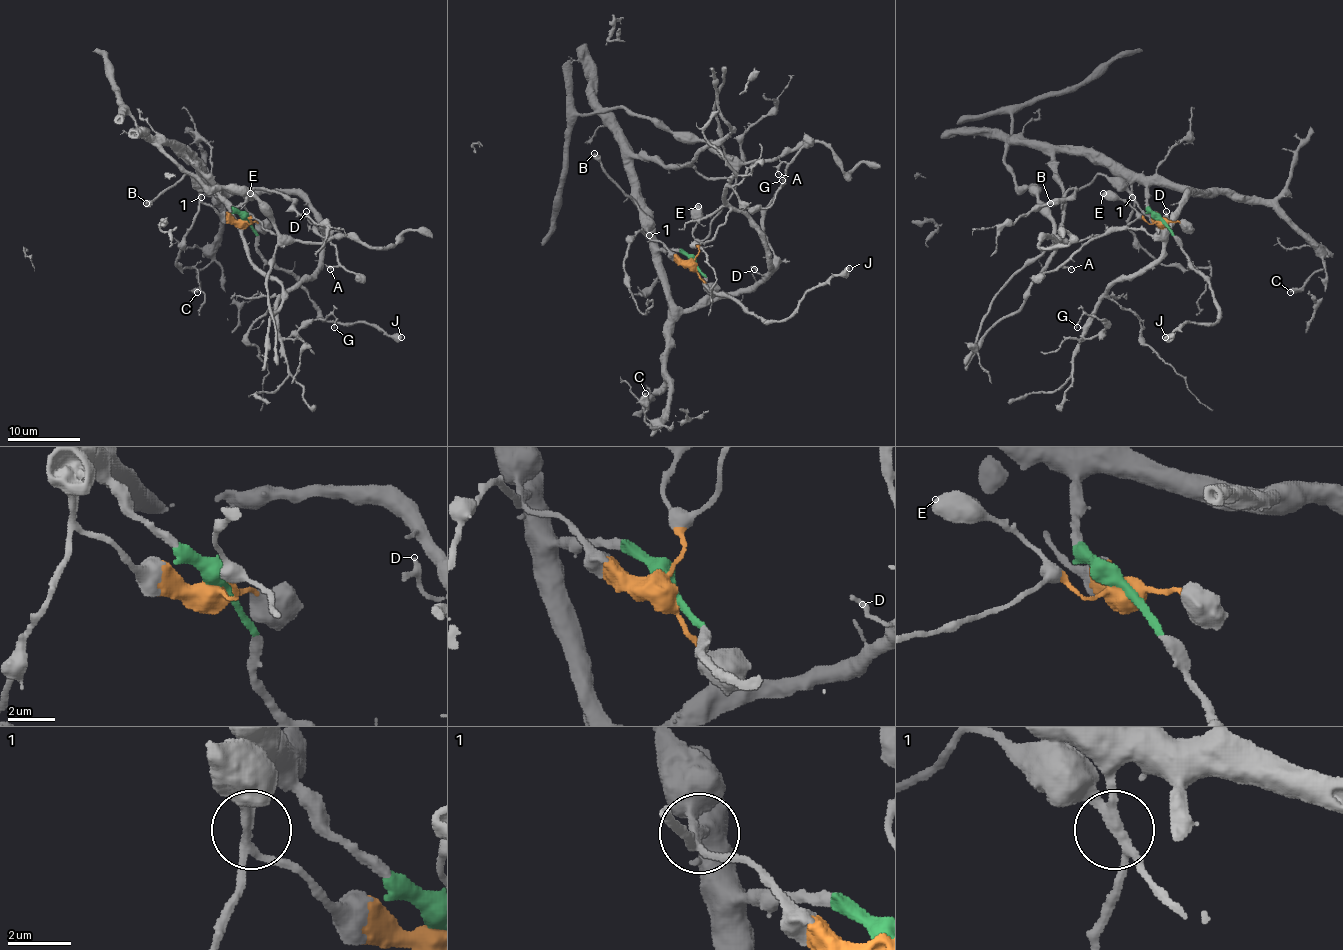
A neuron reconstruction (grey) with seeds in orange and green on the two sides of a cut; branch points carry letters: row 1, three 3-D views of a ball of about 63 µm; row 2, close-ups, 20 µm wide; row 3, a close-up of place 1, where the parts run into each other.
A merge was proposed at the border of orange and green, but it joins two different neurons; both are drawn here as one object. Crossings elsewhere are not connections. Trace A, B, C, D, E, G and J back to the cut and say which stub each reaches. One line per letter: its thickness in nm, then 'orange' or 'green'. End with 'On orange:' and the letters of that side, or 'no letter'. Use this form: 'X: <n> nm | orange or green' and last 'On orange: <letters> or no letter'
A: 120 nm | green
B: 500 nm | orange
C: 480 nm | green
D: 260 nm | green
E: 650 nm | orange
G: 130 nm | green
J: 550 nm | green
On orange: B, E

